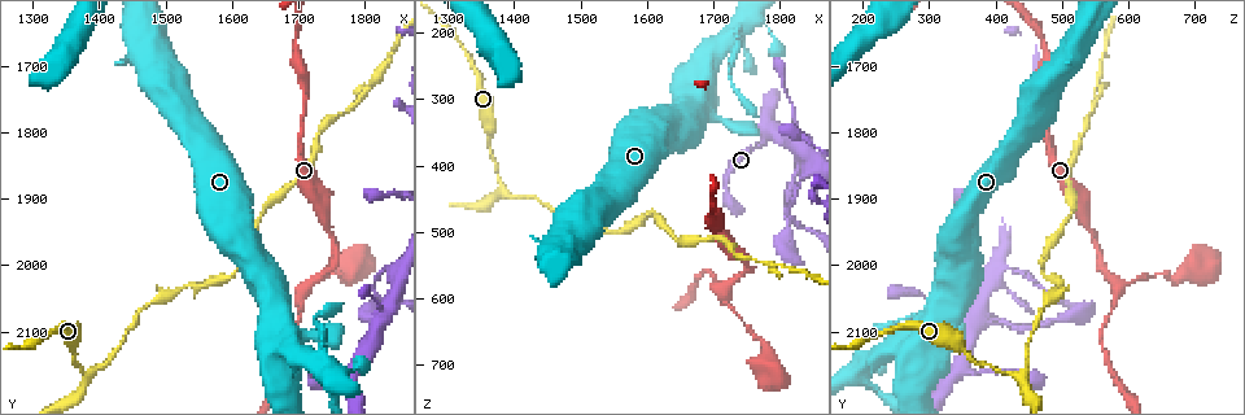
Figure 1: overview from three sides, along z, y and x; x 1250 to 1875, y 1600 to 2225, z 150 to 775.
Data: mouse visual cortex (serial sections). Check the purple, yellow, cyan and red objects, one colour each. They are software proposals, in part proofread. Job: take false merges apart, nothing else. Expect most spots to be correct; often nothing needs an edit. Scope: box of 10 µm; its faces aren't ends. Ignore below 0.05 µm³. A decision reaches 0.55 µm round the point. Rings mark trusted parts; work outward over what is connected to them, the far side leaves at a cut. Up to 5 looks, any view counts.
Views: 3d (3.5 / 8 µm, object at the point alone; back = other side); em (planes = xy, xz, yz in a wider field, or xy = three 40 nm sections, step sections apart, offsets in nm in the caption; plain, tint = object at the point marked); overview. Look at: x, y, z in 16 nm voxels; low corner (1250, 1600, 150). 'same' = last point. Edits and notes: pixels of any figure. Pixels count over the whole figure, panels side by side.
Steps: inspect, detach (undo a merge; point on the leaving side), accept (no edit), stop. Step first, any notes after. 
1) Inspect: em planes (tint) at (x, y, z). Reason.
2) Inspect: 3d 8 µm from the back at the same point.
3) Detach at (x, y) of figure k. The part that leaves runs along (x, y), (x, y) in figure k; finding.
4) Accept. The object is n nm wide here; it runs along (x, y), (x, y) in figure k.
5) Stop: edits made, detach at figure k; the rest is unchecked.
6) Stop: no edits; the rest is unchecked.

Inspect: 3d 3.5 µm from the back at (1735, 2140, 200).

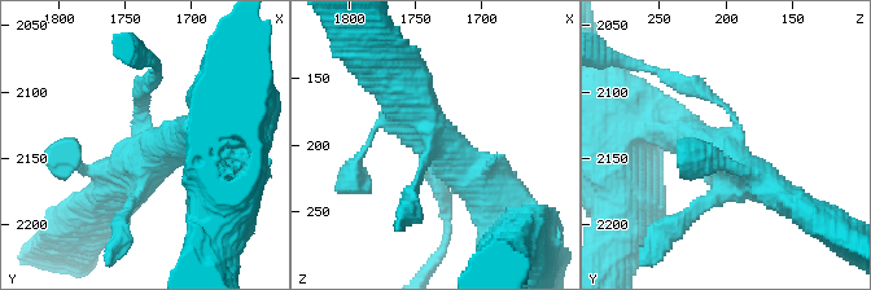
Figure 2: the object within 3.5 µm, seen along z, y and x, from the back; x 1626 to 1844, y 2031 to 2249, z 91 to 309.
Inspect: em xy step 5 (tint) at (1736, 2142, 202).

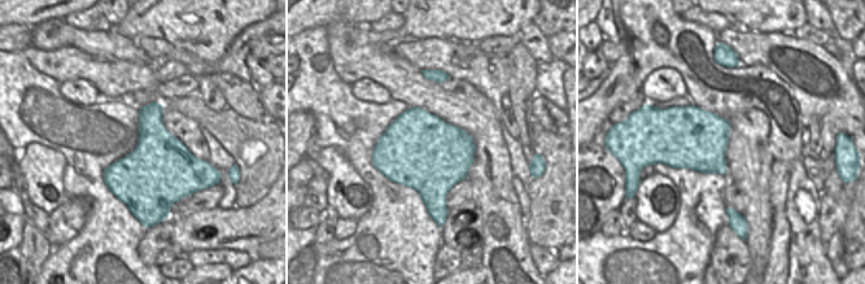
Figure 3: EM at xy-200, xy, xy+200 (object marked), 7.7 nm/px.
Accept. The object is 600 nm wide here; it runs along (499, 202), (395, 93) in figure 2; continuous, no second cell.

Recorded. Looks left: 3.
Inspect: 3d 3.5 µm at (1830, 2010, 430). Sudden change in width.

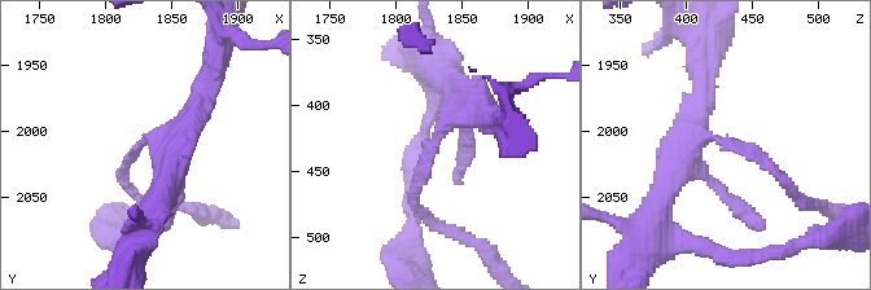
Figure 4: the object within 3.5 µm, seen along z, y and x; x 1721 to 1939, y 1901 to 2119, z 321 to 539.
Inspect: em xy step 2 (tint) at (1830, 2004, 426).

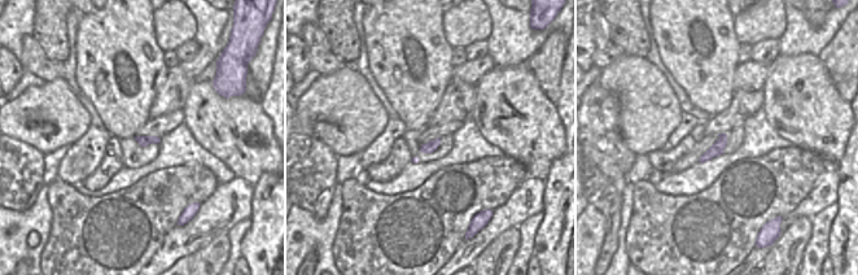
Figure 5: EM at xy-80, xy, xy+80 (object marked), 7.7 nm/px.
Accept. The arms are 150, 300 nm wide; it runs along (664, 184), (704, 136), (751, 148), (787, 184) in figure 4; continuous, no second cell.

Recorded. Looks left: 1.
Stop: no edits; the rest is unchecked.

